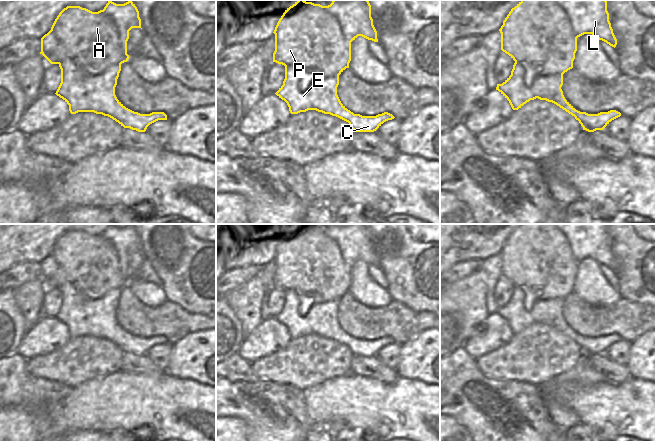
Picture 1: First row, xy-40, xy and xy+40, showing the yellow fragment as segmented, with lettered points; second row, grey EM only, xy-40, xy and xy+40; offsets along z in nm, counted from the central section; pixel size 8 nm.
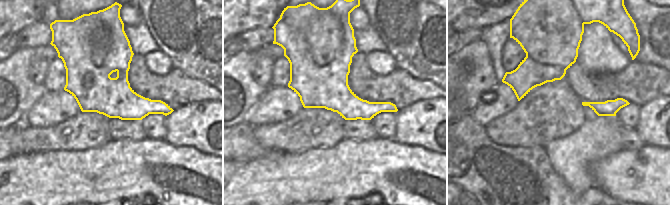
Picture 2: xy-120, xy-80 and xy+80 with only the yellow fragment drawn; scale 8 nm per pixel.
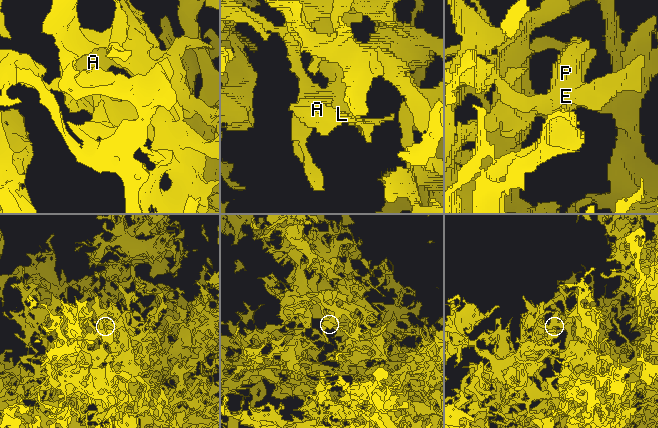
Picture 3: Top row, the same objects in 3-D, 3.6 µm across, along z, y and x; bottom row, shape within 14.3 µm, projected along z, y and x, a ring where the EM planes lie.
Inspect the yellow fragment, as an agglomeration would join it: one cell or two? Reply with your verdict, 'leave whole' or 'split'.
split

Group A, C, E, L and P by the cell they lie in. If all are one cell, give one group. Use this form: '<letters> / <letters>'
A P / C E L

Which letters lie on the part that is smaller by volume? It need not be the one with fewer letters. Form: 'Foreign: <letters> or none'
Foreign: A, P

